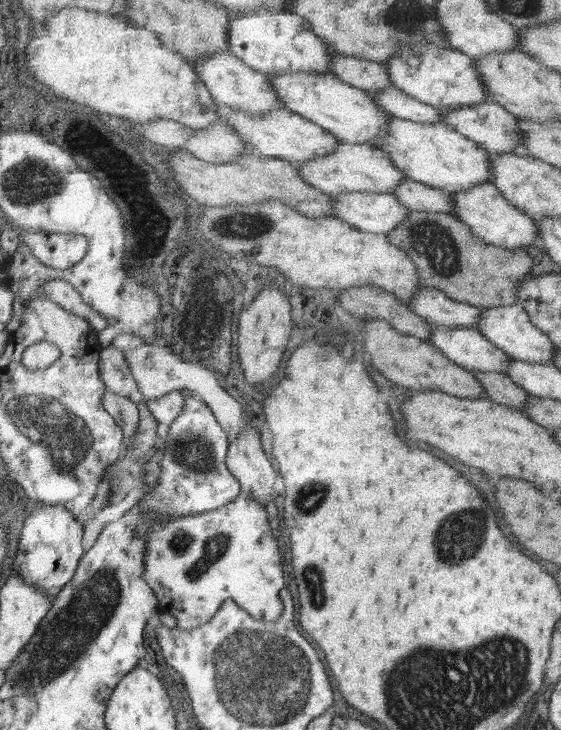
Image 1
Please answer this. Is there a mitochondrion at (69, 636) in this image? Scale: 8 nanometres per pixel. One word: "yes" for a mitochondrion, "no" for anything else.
yes

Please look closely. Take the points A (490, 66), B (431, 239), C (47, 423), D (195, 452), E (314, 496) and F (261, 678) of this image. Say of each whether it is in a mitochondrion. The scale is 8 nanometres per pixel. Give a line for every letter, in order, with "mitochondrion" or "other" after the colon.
A: other
B: mitochondrion
C: mitochondrion
D: mitochondrion
E: mitochondrion
F: mitochondrion

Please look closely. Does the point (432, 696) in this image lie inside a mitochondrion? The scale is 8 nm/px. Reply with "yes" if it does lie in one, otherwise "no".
yes

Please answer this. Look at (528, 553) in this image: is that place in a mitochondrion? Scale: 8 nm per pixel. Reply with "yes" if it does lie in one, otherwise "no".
no

